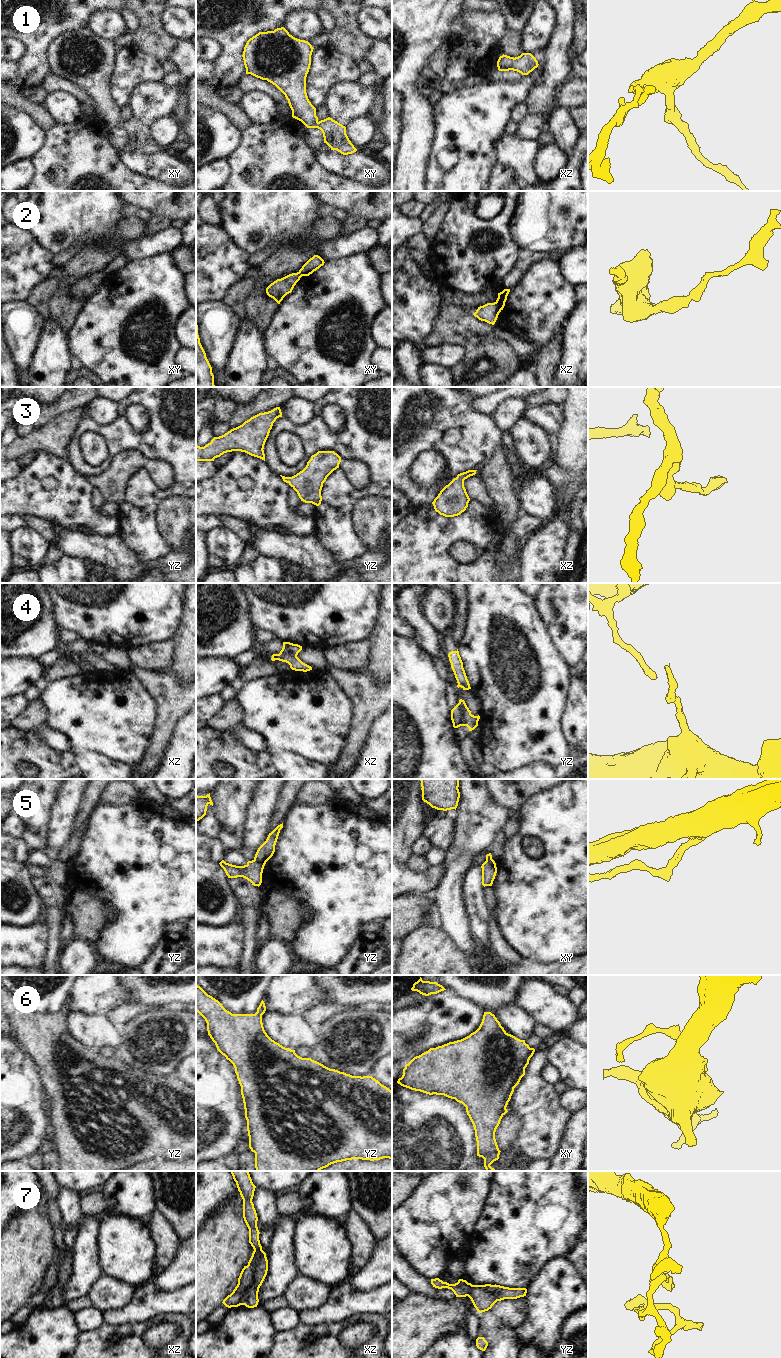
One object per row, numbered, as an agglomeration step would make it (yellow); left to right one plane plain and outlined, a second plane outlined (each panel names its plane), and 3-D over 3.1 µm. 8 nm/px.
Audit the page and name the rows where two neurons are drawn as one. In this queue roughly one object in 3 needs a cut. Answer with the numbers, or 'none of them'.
2, 5, 7

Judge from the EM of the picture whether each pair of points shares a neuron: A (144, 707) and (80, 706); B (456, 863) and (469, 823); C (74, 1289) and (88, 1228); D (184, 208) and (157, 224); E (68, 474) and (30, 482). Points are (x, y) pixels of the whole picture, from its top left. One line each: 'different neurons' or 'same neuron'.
A: same neuron
B: same neuron
C: same neuron
D: different neurons
E: same neuron

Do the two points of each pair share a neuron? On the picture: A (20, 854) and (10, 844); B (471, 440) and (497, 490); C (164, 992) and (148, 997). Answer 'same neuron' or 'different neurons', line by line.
A: same neuron
B: different neurons
C: same neuron

